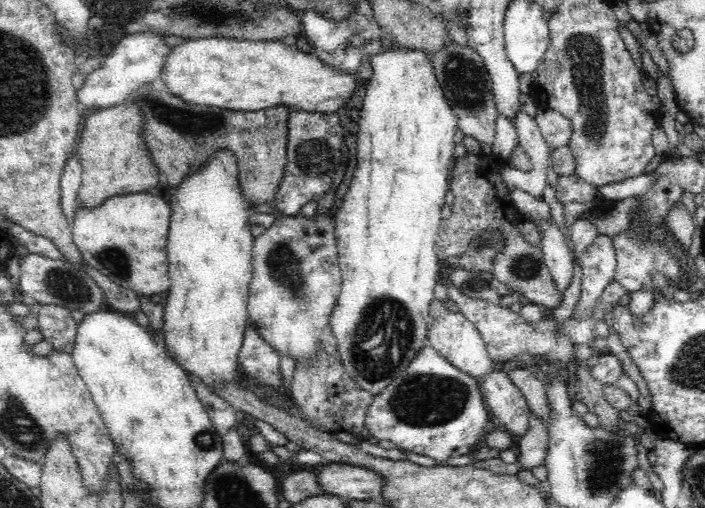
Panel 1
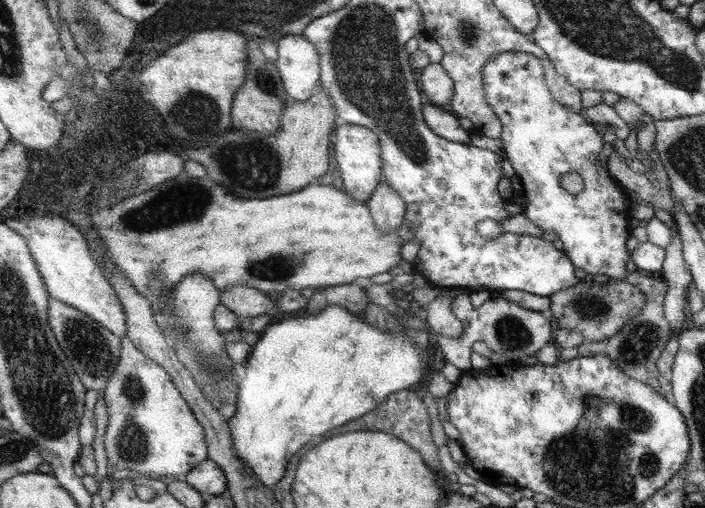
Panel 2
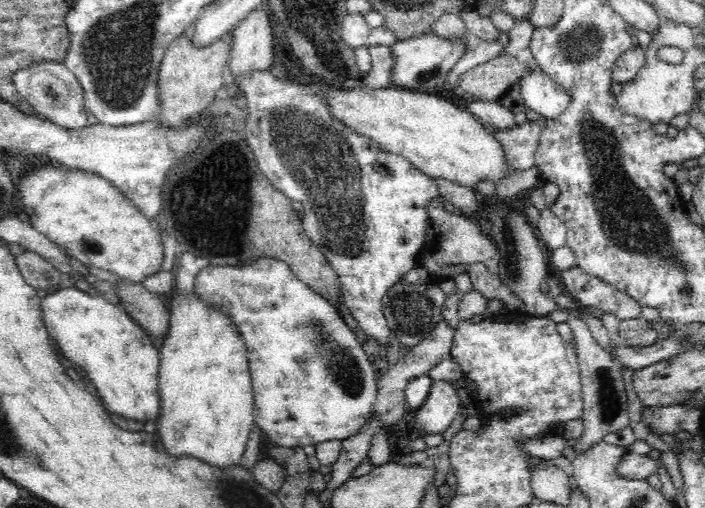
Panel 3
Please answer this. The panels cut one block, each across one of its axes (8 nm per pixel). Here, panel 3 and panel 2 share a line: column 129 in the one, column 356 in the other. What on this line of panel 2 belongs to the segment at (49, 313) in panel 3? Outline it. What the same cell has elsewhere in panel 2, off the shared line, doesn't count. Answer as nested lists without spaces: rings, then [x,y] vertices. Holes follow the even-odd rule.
[[[335,304],[325,306],[321,312],[275,318],[261,330],[259,340],[251,346],[245,362],[239,366],[239,404],[233,420],[229,420],[233,450],[253,476],[269,488],[269,484],[275,484],[281,478],[287,460],[297,448],[309,444],[313,436],[341,428],[341,424],[371,412],[391,392],[411,390],[413,384],[421,380],[425,366],[427,356],[405,334],[403,324],[401,330],[385,330]]]

